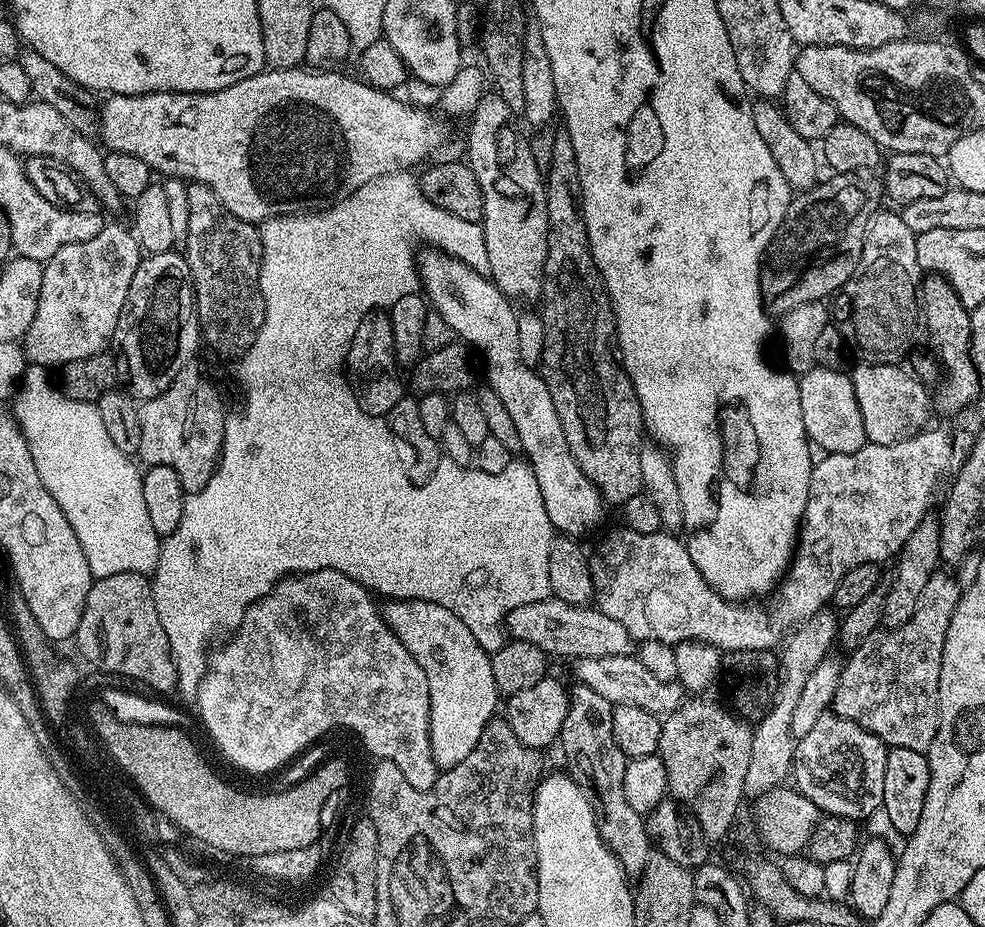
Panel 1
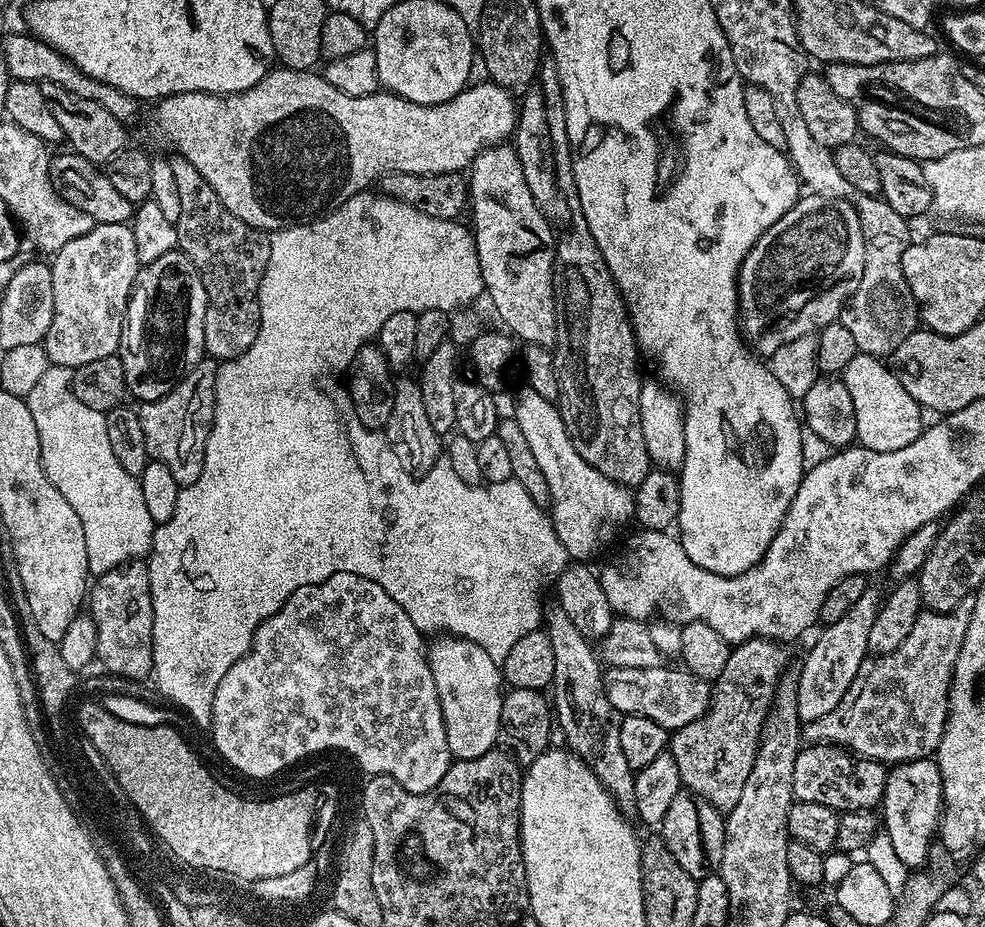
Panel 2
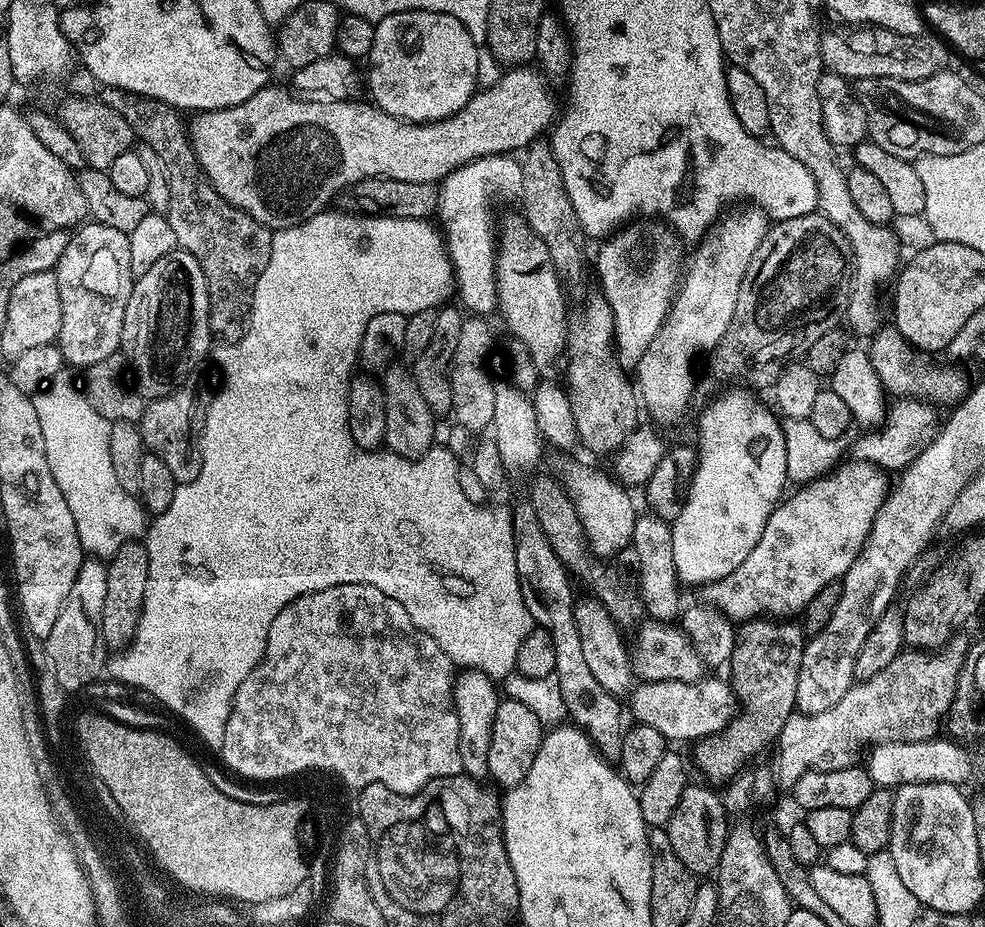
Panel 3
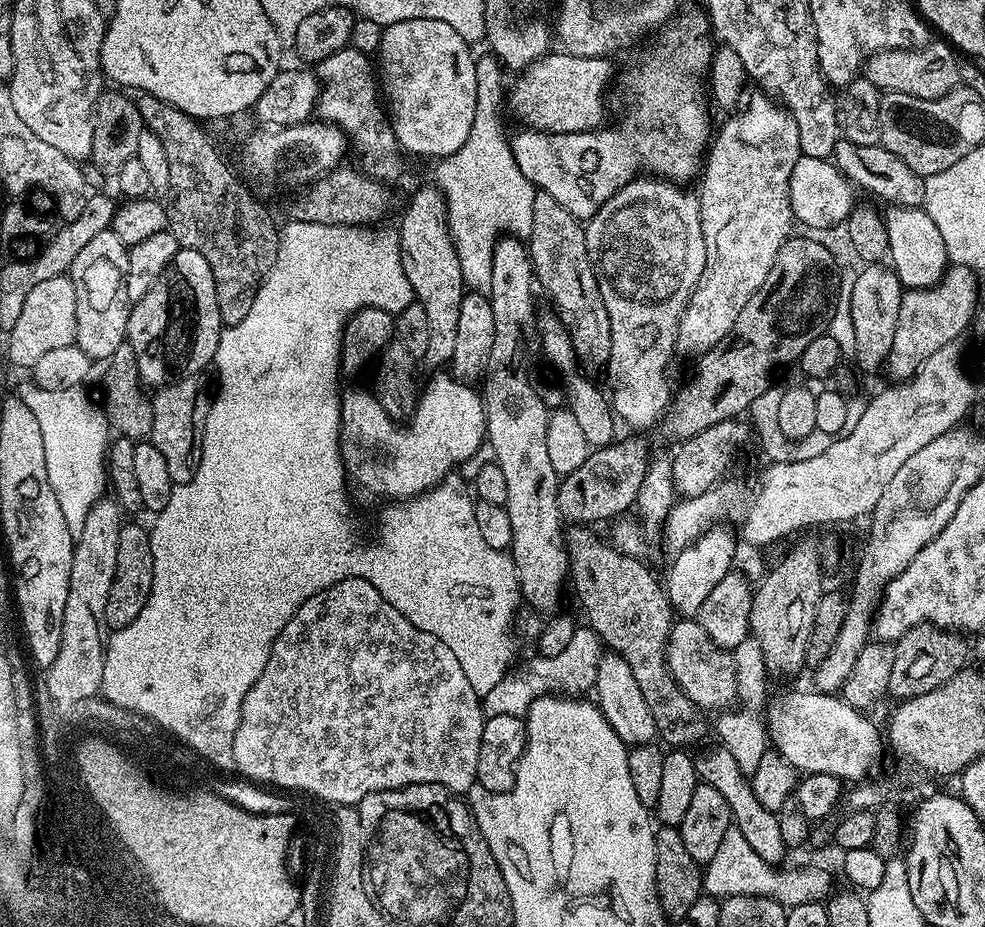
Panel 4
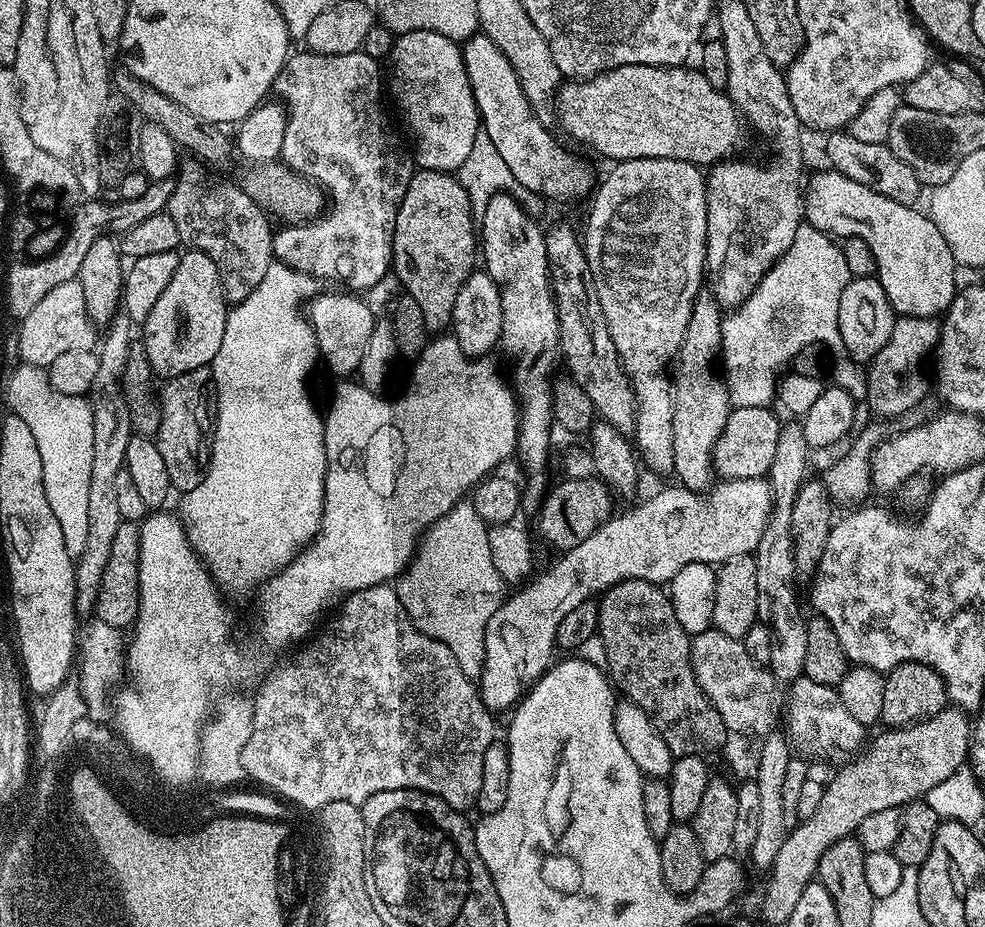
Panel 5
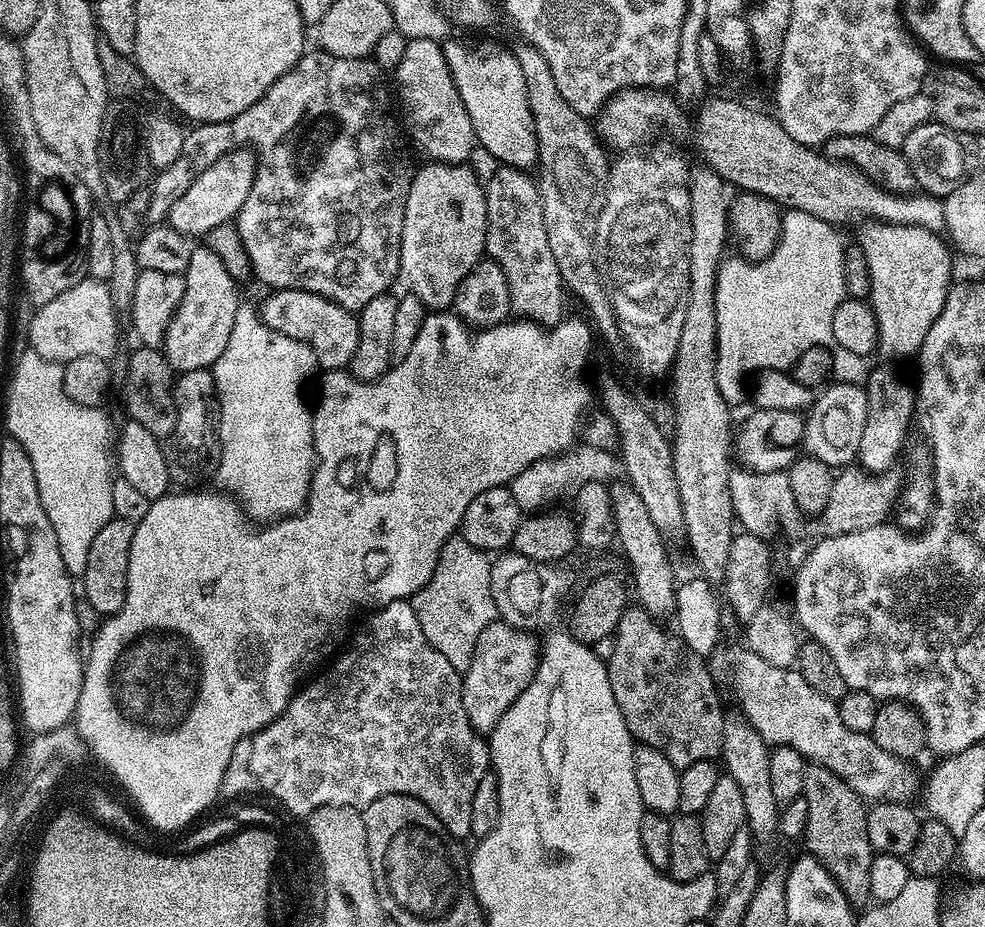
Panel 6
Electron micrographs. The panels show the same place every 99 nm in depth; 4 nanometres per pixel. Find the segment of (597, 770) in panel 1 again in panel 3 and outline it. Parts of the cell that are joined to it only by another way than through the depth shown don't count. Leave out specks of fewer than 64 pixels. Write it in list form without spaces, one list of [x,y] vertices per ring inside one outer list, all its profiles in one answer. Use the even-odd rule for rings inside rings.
[[[524,502],[516,509],[513,507],[510,515],[512,530],[516,533],[516,565],[518,566],[518,586],[522,586],[522,602],[526,602],[526,610],[530,610],[533,625],[546,629],[554,638],[555,675],[561,684],[567,719],[591,738],[592,745],[600,751],[601,756],[605,758],[619,757],[620,738],[626,728],[626,724],[620,721],[621,701],[606,690],[602,690],[602,685],[594,678],[594,674],[586,663],[586,657],[582,651],[582,641],[578,638],[578,626],[574,622],[574,606],[577,597],[572,596],[573,577],[558,558],[558,554],[554,554],[554,546],[550,546],[546,534],[542,532],[542,526],[538,524],[538,514],[534,512],[531,502]]]

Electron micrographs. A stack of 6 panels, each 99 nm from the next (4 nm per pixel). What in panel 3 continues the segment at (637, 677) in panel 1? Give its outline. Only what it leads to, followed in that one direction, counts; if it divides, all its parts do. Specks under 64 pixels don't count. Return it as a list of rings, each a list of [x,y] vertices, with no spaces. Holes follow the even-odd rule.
[[[706,676],[695,683],[641,681],[630,694],[632,717],[637,723],[654,727],[670,742],[689,740],[695,742],[712,736],[729,724],[740,708],[740,702],[729,681]]]

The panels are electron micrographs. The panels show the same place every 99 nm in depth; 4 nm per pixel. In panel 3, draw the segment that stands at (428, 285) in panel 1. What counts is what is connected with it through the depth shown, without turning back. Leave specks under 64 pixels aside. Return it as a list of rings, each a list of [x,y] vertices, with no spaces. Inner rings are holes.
[[[568,464],[564,468],[562,484],[576,507],[578,518],[588,536],[588,547],[595,556],[609,558],[608,556],[616,556],[619,552],[629,551],[638,509],[628,493],[631,491],[607,471],[604,472],[587,468],[584,464]]]

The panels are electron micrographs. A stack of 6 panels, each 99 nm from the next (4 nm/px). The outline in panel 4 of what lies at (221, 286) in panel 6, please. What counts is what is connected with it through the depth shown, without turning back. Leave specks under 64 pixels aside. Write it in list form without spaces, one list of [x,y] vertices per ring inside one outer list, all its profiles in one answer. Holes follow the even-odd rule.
[[[181,248],[166,270],[162,270],[158,282],[131,305],[126,343],[134,350],[134,358],[138,358],[141,381],[159,390],[175,380],[203,373],[203,368],[216,359],[221,331],[218,294],[214,290],[214,274],[210,274],[210,262],[198,250]]]

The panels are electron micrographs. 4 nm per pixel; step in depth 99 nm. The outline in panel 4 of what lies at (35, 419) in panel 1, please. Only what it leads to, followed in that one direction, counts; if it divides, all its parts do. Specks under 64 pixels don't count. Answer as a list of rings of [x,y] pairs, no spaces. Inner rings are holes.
[[[29,383],[28,388],[19,389],[21,400],[30,406],[38,427],[42,430],[42,446],[46,450],[46,474],[62,506],[66,526],[70,526],[73,537],[82,534],[86,516],[92,506],[105,495],[108,484],[106,461],[110,443],[110,425],[101,405],[96,404],[84,393],[83,387],[66,390],[42,390],[37,384]]]

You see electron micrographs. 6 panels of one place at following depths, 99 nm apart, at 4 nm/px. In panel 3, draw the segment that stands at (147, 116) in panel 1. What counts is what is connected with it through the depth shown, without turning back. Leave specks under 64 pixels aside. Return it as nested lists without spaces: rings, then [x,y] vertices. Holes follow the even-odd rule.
[[[512,66],[501,75],[500,81],[497,84],[492,84],[488,88],[480,88],[473,92],[472,97],[466,102],[466,106],[462,110],[458,110],[450,118],[436,120],[432,124],[410,124],[407,120],[399,120],[390,114],[386,114],[381,108],[377,108],[368,102],[365,102],[365,104],[355,104],[352,98],[345,100],[301,98],[299,95],[289,91],[288,88],[289,93],[284,88],[269,86],[258,90],[249,100],[242,102],[238,106],[195,113],[190,120],[192,149],[198,158],[200,168],[208,175],[208,181],[212,183],[214,190],[218,190],[218,194],[222,194],[222,198],[226,198],[226,202],[238,206],[238,210],[250,214],[250,218],[254,218],[260,224],[265,224],[267,228],[279,230],[314,218],[318,213],[325,211],[331,205],[328,203],[331,200],[333,203],[345,188],[350,188],[352,185],[363,180],[372,180],[376,176],[382,176],[386,180],[405,180],[406,182],[436,184],[451,174],[451,172],[459,172],[465,166],[471,165],[468,163],[471,160],[478,159],[479,156],[500,156],[503,152],[518,151],[517,153],[519,153],[521,150],[527,149],[528,145],[541,139],[553,127],[554,121],[557,119],[558,108],[556,112],[556,100],[548,93],[548,88],[550,88],[549,81],[545,79],[544,74],[540,70],[532,66]]]

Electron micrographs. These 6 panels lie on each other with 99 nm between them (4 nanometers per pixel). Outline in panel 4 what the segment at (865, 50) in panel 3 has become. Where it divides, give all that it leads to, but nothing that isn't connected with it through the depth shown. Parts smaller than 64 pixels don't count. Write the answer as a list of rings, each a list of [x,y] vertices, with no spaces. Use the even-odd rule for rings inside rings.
[[[940,38],[925,48],[895,48],[875,53],[868,57],[862,72],[876,88],[884,92],[910,94],[910,98],[937,100],[961,87],[960,60],[952,45]]]

